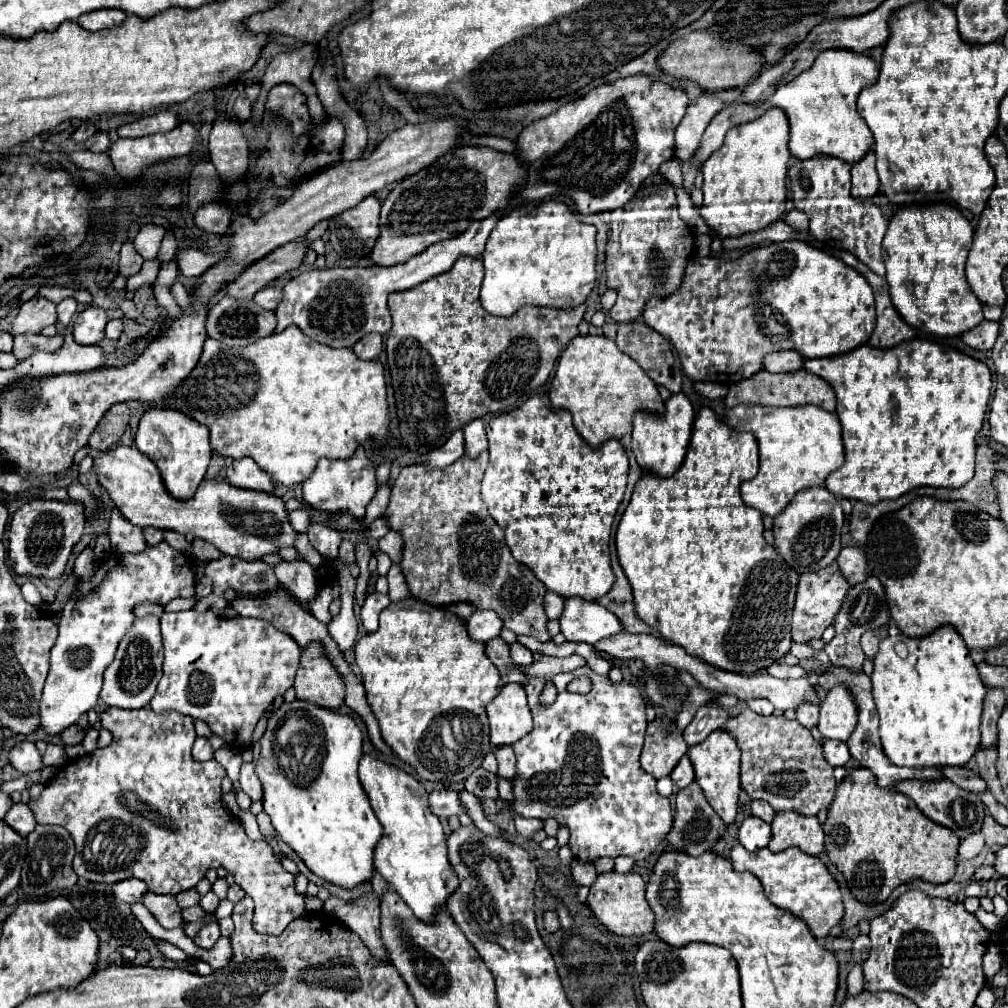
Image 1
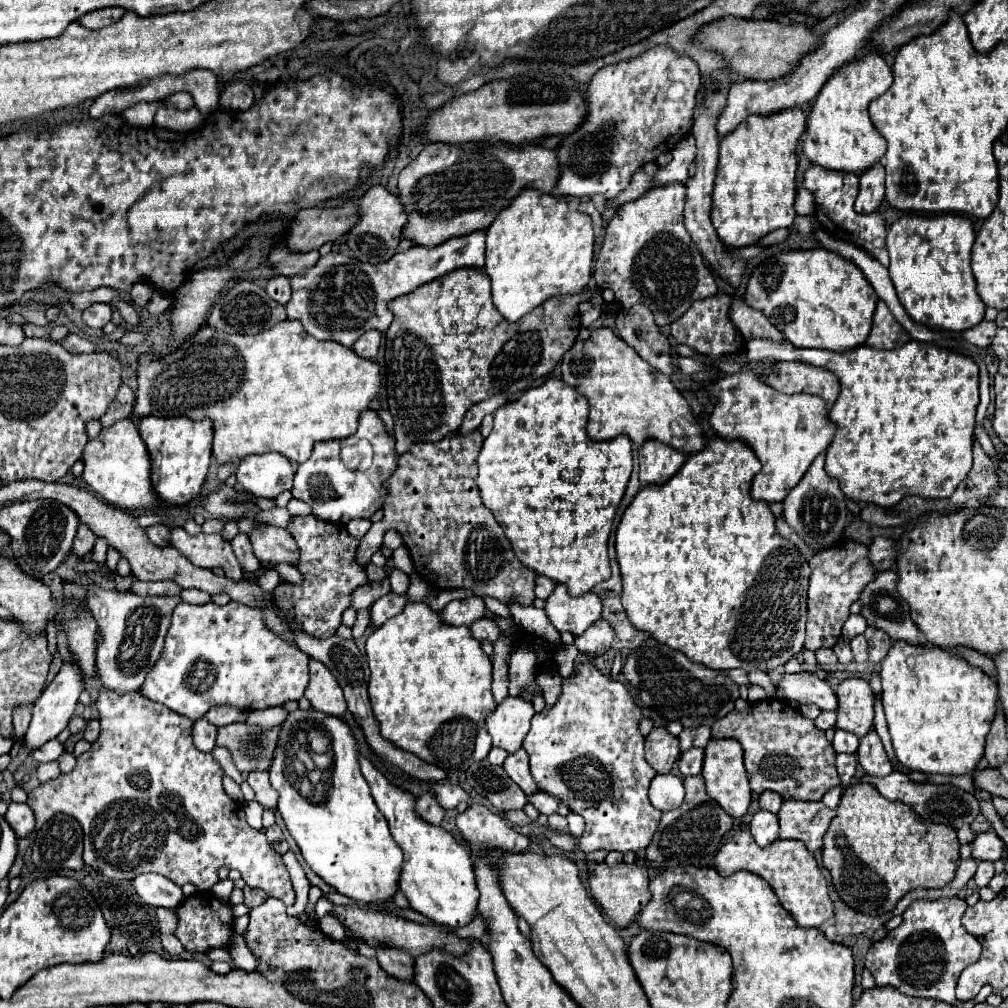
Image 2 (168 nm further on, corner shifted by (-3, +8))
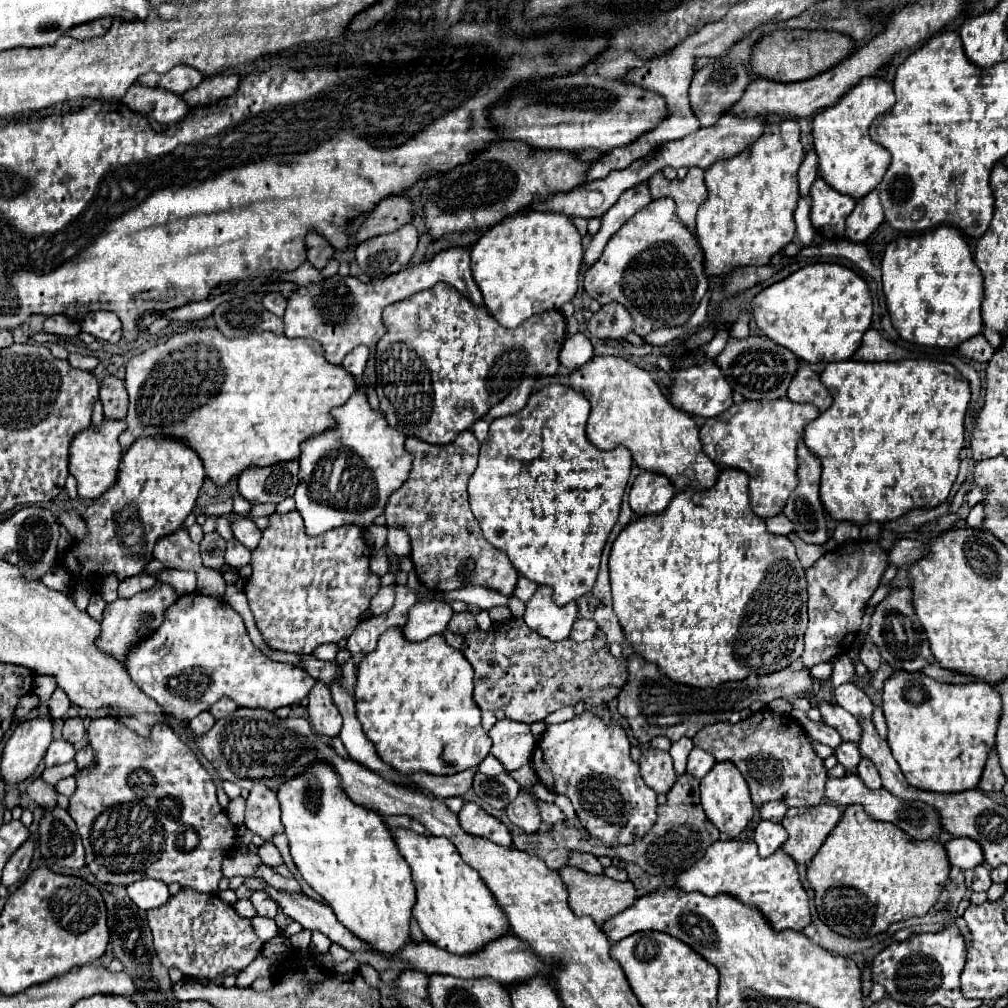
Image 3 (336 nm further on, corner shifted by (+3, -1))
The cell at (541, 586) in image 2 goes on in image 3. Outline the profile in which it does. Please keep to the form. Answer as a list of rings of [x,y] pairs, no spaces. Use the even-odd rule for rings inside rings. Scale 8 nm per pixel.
[[[521,576],[519,582],[517,582],[517,594],[515,594],[515,596],[521,598],[523,602],[529,602],[529,598],[533,598],[535,592],[537,592],[537,584]]]

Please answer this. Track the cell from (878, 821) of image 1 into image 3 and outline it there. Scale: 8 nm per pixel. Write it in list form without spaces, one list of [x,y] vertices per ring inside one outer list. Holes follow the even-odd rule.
[[[851,804],[843,810],[841,820],[817,850],[817,858],[811,860],[807,868],[807,878],[815,890],[815,906],[819,916],[841,936],[869,938],[885,932],[889,924],[923,916],[939,898],[945,880],[949,878],[951,864],[947,860],[945,846],[937,840],[911,840],[901,828],[869,818],[861,804]]]

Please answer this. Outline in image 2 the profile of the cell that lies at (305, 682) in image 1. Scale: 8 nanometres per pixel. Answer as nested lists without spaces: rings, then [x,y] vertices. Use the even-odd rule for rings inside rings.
[[[311,659],[309,667],[311,667],[311,679],[309,679],[305,697],[309,699],[311,707],[325,715],[343,717],[347,711],[347,705],[335,677],[329,673],[329,669],[323,663],[315,659]]]

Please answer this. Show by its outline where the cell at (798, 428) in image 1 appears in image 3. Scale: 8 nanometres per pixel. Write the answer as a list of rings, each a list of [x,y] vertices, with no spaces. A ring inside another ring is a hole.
[[[787,398],[773,402],[745,400],[733,404],[717,418],[709,418],[703,424],[699,438],[705,454],[717,466],[739,468],[751,476],[751,510],[761,518],[769,518],[783,512],[789,494],[797,486],[797,444],[803,436],[803,426],[819,414],[821,412],[813,404],[795,404]]]

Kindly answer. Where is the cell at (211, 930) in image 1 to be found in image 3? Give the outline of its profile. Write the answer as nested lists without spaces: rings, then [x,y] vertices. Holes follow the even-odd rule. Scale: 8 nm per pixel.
[[[181,890],[159,908],[147,912],[149,928],[153,932],[153,946],[159,960],[171,968],[179,968],[183,976],[213,980],[223,976],[229,968],[243,970],[253,960],[263,942],[253,934],[249,920],[237,916],[231,904],[217,898],[217,894],[197,894],[195,890]]]

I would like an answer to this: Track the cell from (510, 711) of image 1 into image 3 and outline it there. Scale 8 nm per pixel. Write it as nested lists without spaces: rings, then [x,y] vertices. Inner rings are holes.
[[[503,718],[493,724],[489,736],[493,740],[491,754],[505,766],[505,770],[513,772],[529,764],[529,754],[533,752],[537,740],[527,724]]]

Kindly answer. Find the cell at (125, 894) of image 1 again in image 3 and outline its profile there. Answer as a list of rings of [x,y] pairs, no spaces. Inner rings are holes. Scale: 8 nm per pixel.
[[[151,878],[129,884],[127,894],[141,910],[151,910],[151,908],[163,906],[169,900],[167,886],[157,880],[151,880]]]

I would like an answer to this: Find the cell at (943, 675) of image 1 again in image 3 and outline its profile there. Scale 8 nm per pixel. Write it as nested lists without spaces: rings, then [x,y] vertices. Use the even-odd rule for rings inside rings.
[[[893,672],[883,684],[883,714],[887,720],[887,742],[907,782],[919,790],[931,792],[965,792],[977,786],[987,754],[995,746],[997,720],[1001,716],[1001,698],[987,682],[941,684],[923,672]]]

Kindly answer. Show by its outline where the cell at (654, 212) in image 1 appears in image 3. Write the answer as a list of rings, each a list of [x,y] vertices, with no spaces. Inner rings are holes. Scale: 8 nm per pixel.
[[[671,198],[653,200],[615,232],[601,258],[583,274],[585,292],[599,304],[621,302],[635,320],[635,334],[681,326],[697,310],[709,282],[703,272],[703,252],[677,222]]]

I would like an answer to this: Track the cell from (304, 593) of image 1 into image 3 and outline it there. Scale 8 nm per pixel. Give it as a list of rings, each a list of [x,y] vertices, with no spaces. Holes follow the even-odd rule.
[[[239,518],[239,520],[235,520],[231,526],[233,526],[235,538],[237,538],[247,550],[253,552],[253,550],[257,548],[259,540],[261,540],[261,530],[255,526],[255,522],[245,520],[245,518]]]

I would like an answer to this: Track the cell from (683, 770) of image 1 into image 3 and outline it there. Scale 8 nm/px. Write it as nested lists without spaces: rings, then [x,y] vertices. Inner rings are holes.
[[[693,748],[687,760],[687,774],[691,774],[693,778],[703,778],[715,764],[715,758],[711,754],[707,754],[705,750]]]

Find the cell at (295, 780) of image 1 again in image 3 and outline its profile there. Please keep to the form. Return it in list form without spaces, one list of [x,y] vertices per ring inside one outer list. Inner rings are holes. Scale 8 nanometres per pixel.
[[[323,760],[305,766],[303,774],[297,774],[281,784],[277,798],[281,804],[281,822],[289,840],[291,858],[303,880],[325,898],[345,928],[349,928],[355,936],[361,936],[361,940],[369,942],[375,950],[383,954],[395,954],[405,942],[409,942],[409,920],[415,902],[415,886],[409,866],[401,858],[381,816],[365,806],[355,804],[345,794],[335,768]]]

